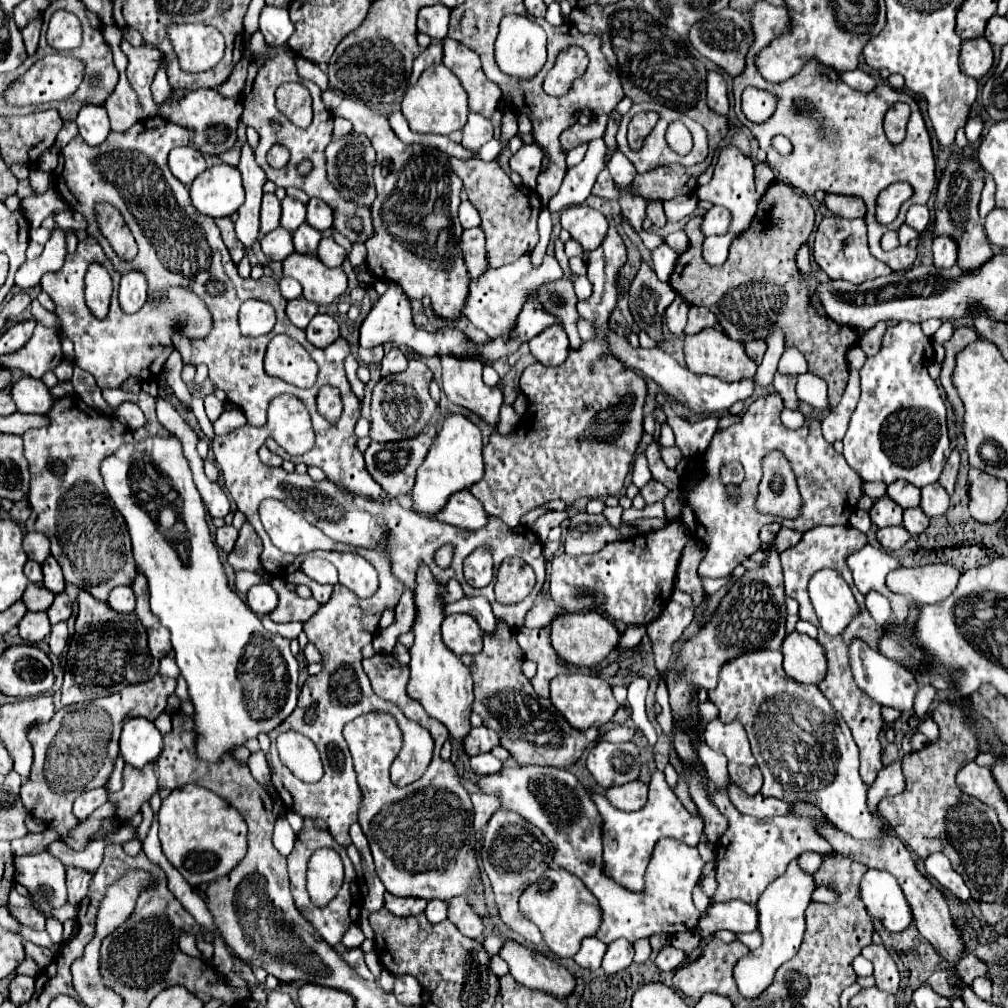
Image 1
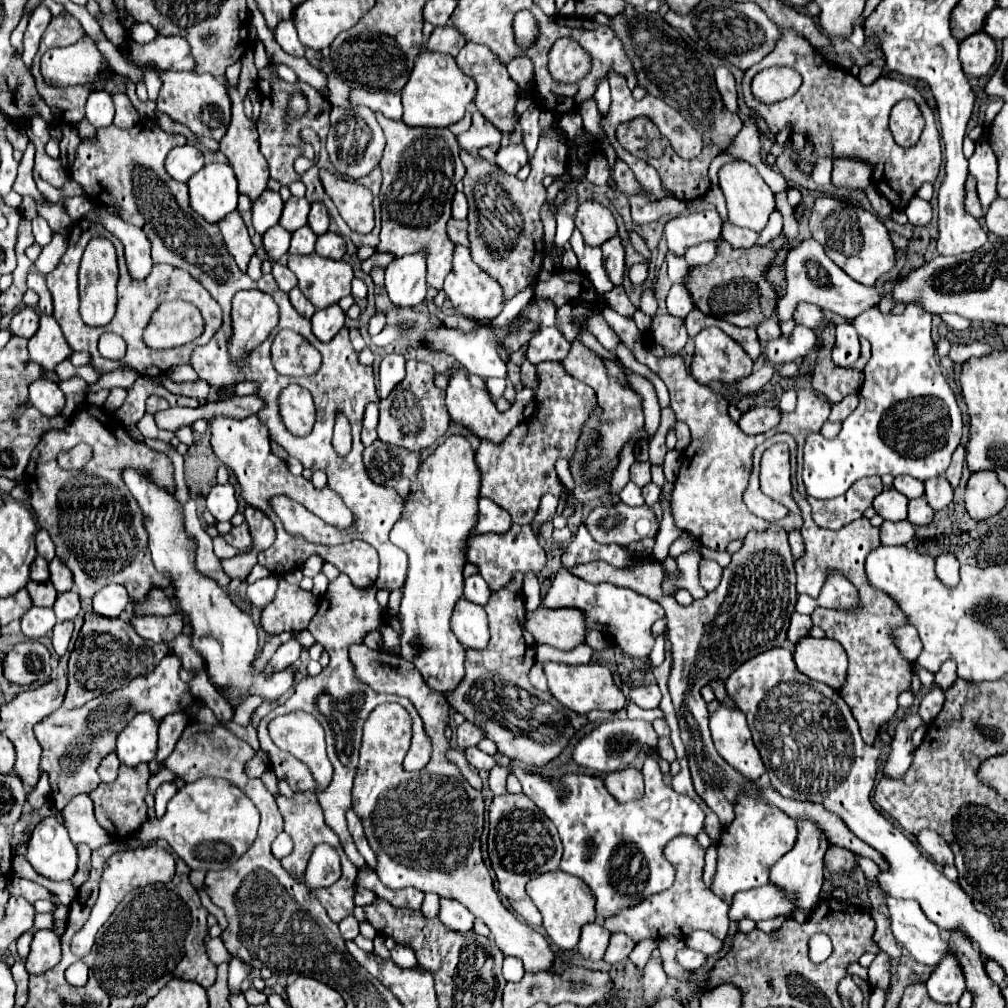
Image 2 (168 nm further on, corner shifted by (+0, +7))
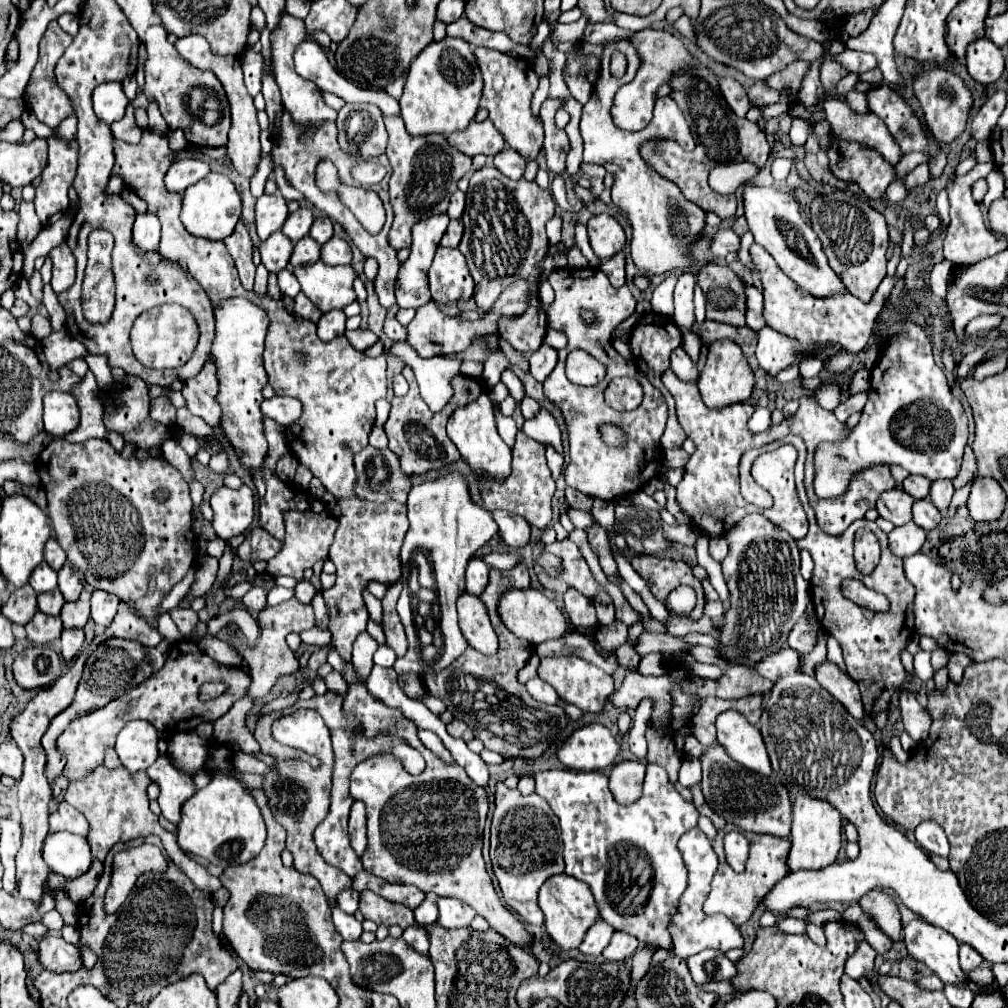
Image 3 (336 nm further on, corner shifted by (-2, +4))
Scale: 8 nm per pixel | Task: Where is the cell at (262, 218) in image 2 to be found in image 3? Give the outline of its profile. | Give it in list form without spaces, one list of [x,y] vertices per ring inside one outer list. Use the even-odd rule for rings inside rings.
[[[280,193],[274,195],[262,195],[256,201],[256,229],[258,237],[264,241],[274,231],[280,231],[284,221],[288,217],[286,199],[280,197]]]

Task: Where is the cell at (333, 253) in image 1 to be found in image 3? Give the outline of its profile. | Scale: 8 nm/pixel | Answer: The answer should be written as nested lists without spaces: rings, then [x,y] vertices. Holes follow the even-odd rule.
[[[334,235],[328,243],[322,245],[322,255],[320,259],[326,265],[350,265],[352,261],[352,249],[346,239]]]

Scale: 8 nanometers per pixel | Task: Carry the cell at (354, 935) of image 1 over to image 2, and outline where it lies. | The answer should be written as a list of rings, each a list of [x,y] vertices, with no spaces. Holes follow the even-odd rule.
[[[354,916],[344,918],[338,926],[340,926],[340,932],[342,932],[344,940],[354,940],[358,936],[358,922],[356,922]]]

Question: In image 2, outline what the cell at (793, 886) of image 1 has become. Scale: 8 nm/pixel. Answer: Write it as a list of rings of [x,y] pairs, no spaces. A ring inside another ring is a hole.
[[[796,820],[798,826],[798,838],[796,844],[790,852],[786,852],[782,856],[780,862],[776,862],[776,866],[770,870],[770,880],[780,886],[782,890],[786,890],[786,894],[790,896],[792,892],[798,892],[798,908],[800,910],[810,910],[816,906],[818,902],[818,894],[822,888],[822,870],[824,870],[824,854],[828,850],[828,838],[824,836],[824,832],[812,822],[812,820]]]

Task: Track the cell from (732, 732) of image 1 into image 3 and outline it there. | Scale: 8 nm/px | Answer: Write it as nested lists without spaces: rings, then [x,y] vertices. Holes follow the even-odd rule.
[[[738,711],[720,713],[716,719],[716,731],[718,731],[718,743],[726,749],[726,753],[734,761],[760,775],[772,773],[760,731],[758,727],[750,725],[744,715],[740,715]]]

